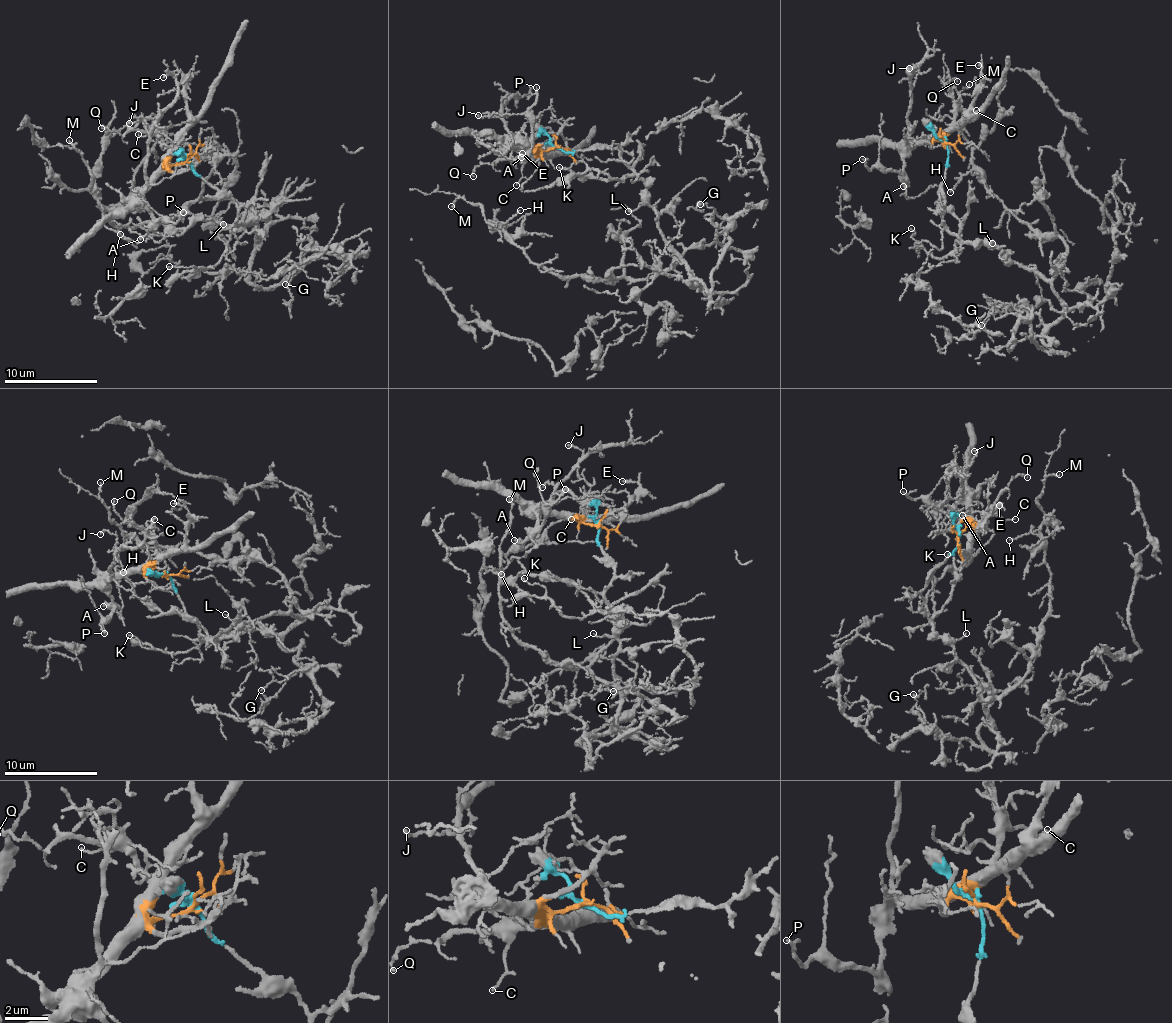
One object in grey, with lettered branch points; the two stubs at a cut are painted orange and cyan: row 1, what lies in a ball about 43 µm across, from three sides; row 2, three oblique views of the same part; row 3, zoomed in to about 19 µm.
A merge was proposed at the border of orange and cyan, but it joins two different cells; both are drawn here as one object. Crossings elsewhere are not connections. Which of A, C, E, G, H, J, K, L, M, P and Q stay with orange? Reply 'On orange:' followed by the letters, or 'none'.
On orange: A, C, E, J, P, Q

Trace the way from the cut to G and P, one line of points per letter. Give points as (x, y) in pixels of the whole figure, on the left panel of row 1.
G: (187, 159), (256, 227), (250, 280), (267, 290), (310, 250), (286, 285)
P: (187, 159), (158, 167), (143, 196), (143, 202), (157, 220), (167, 223), (178, 219), (183, 211)

